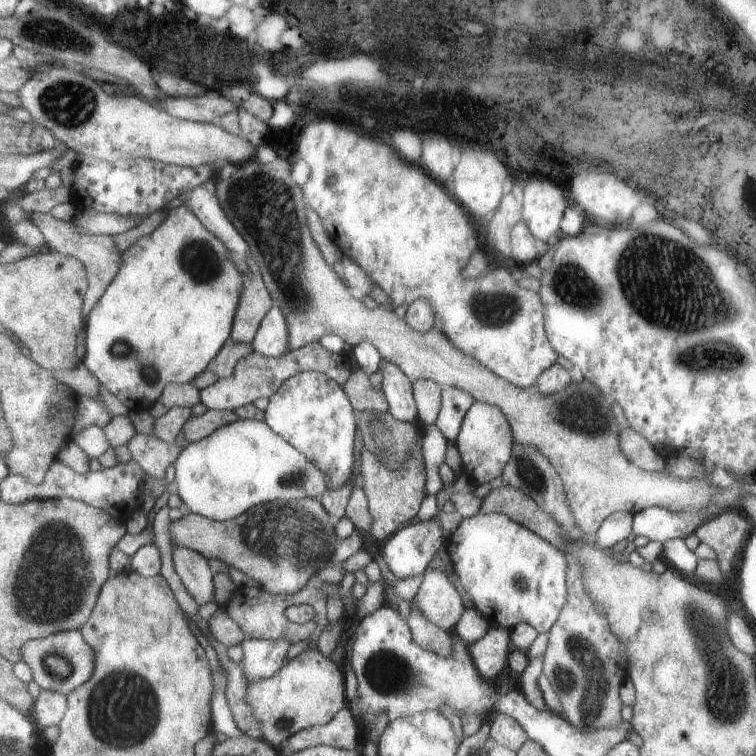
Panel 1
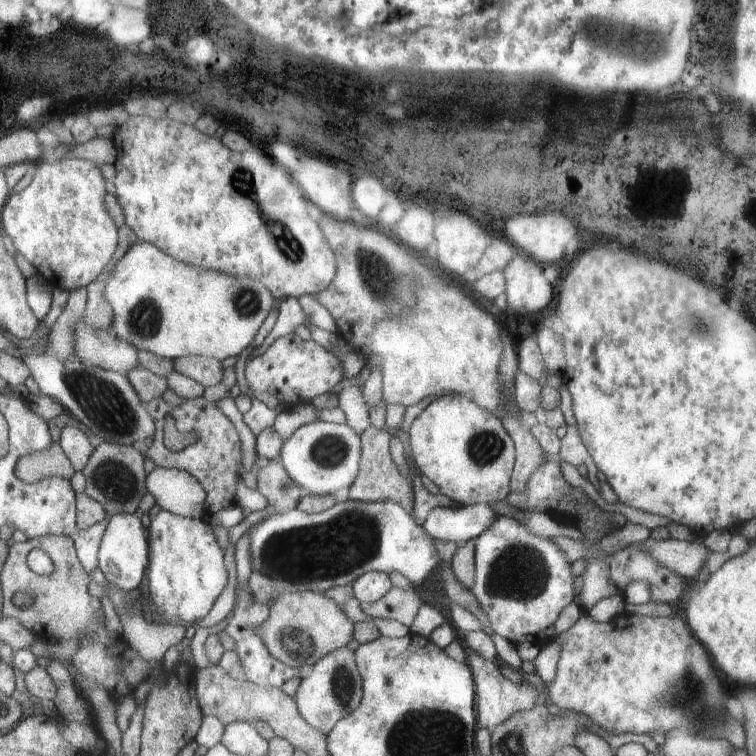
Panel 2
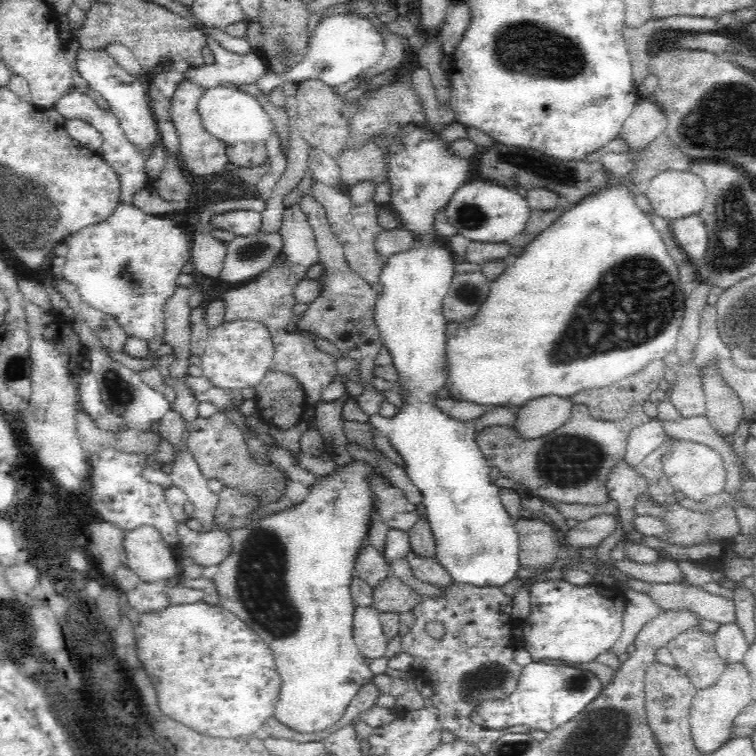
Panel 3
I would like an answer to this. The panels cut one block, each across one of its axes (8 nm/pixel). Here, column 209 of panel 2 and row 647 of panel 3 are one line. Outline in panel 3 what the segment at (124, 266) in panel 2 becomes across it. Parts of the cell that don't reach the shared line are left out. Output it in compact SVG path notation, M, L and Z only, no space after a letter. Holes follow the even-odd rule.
M346 460L346 464L342 466L336 466L334 472L326 474L326 478L318 478L314 486L310 486L310 494L306 496L304 502L292 506L292 508L286 508L286 510L280 510L272 516L266 516L262 520L252 520L252 522L246 522L244 528L228 528L228 526L216 526L216 524L202 524L194 518L186 520L186 526L196 530L198 534L206 534L206 532L226 532L226 536L230 538L230 554L226 560L222 560L218 564L218 572L216 576L212 578L212 584L214 588L218 590L218 596L220 596L220 606L234 612L238 618L242 618L250 628L254 628L254 632L268 644L268 648L272 650L274 654L274 662L276 662L276 668L282 676L282 688L280 688L280 700L276 704L276 712L274 712L274 718L280 722L280 724L286 724L288 728L296 730L296 732L324 732L328 730L332 724L338 724L350 702L354 700L354 696L358 696L358 690L360 688L366 688L366 684L372 684L374 682L374 674L368 670L368 664L364 662L364 656L360 654L358 646L356 646L356 640L354 640L354 612L356 612L356 606L354 606L354 600L352 600L352 582L354 582L354 568L358 564L358 556L362 552L362 548L368 546L368 536L370 536L370 528L374 528L374 516L378 514L378 496L374 492L374 480L382 480L384 482L384 474L380 476L378 472L378 464L370 464L366 460Z

